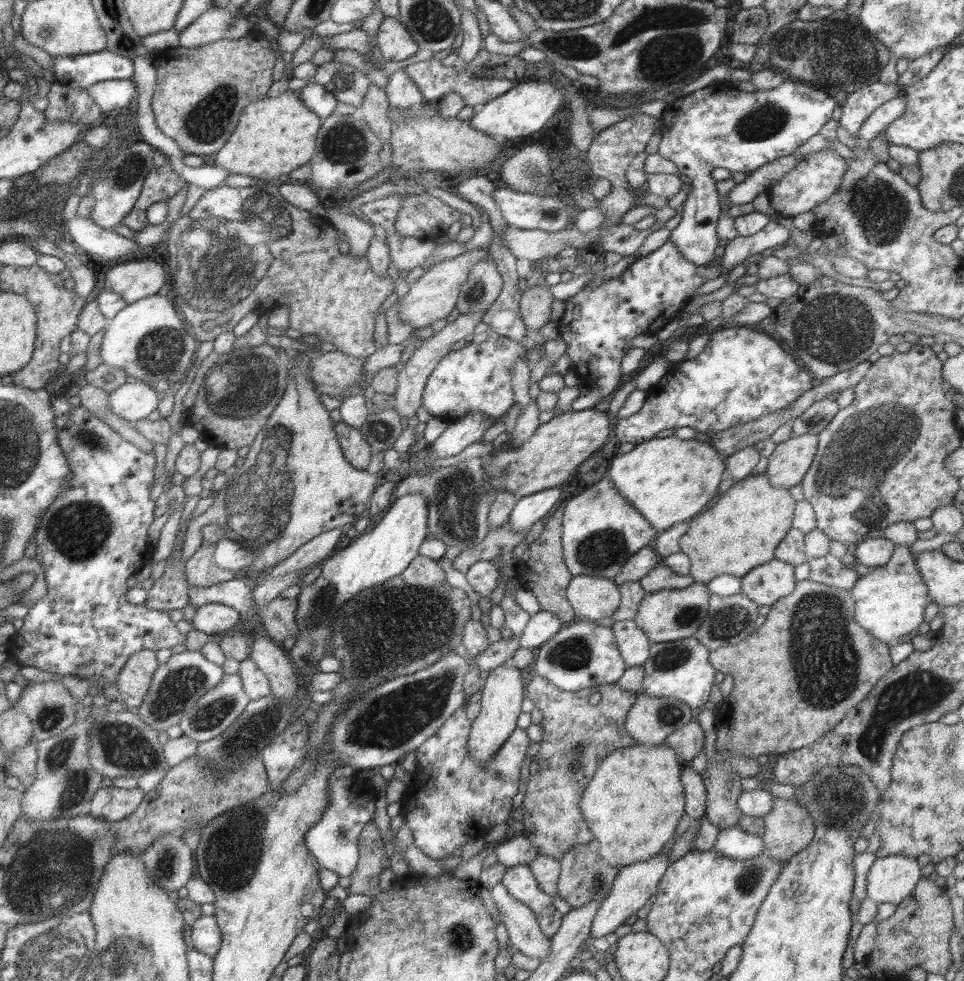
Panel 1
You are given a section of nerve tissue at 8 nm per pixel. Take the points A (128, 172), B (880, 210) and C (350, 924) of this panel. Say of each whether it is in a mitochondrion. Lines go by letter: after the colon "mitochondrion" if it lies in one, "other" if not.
A: mitochondrion
B: mitochondrion
C: other

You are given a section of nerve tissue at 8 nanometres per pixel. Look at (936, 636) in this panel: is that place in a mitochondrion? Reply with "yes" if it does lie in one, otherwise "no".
no

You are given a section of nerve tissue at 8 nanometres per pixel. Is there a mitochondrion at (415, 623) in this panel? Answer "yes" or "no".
yes

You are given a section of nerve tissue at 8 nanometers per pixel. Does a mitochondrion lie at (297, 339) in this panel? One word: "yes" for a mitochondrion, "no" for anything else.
no

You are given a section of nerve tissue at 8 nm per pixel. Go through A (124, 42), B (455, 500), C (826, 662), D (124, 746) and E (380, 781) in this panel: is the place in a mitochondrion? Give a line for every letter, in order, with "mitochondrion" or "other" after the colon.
A: mitochondrion
B: mitochondrion
C: mitochondrion
D: mitochondrion
E: other

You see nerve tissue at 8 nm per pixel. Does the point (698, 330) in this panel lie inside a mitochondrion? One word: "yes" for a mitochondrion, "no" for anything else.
no

